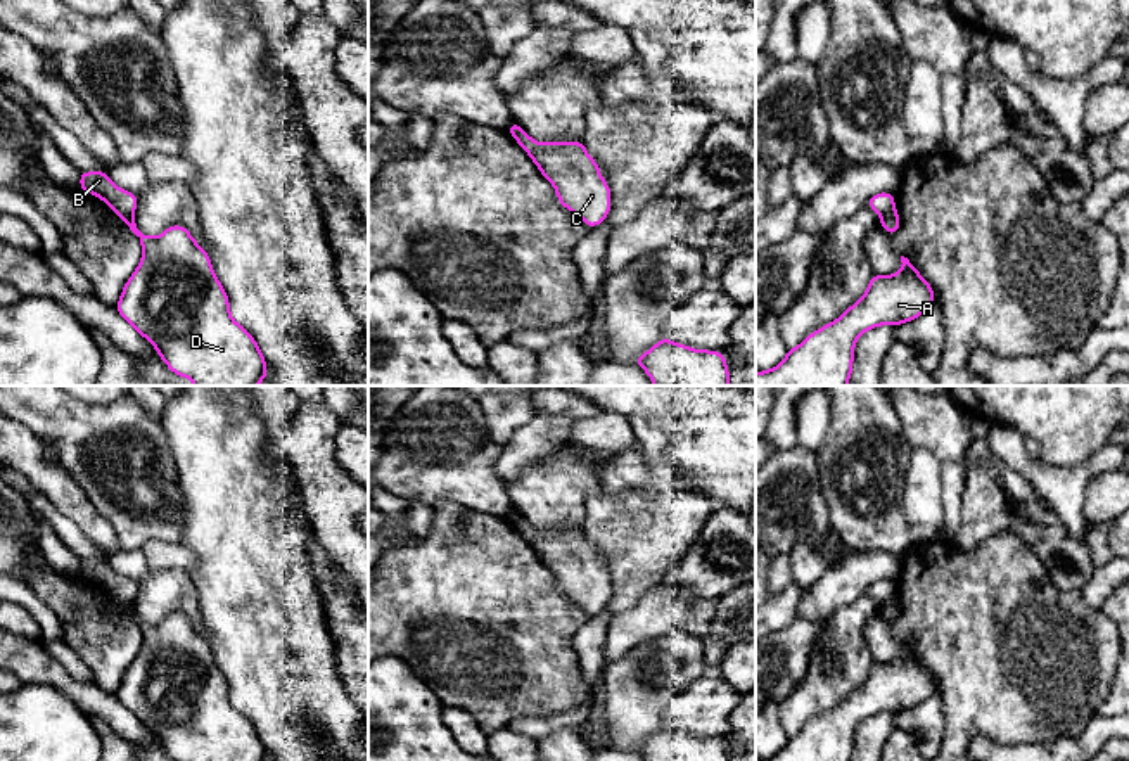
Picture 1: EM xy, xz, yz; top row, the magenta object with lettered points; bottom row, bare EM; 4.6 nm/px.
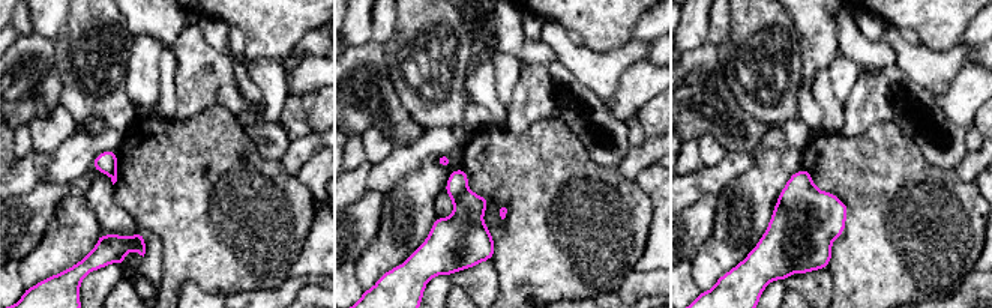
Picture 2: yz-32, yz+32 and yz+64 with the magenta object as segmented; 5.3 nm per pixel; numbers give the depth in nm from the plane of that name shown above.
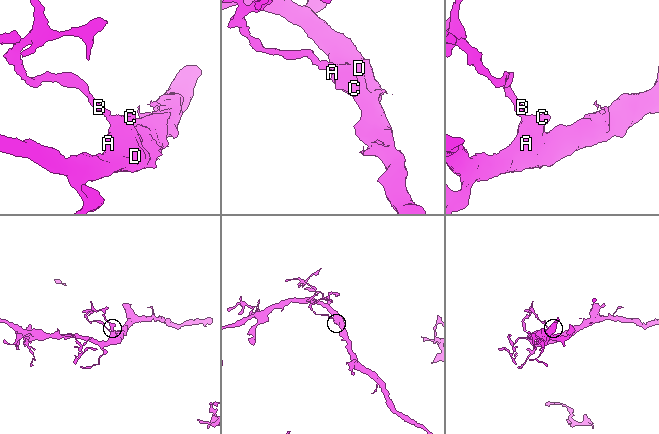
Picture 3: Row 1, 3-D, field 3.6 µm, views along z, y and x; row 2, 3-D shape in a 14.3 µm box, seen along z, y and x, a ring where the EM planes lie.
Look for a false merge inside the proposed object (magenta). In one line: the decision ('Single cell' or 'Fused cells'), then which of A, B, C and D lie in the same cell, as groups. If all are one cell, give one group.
Fused cells. Groups: A C D / B

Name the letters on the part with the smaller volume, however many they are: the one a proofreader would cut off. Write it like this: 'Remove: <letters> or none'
Remove: B

